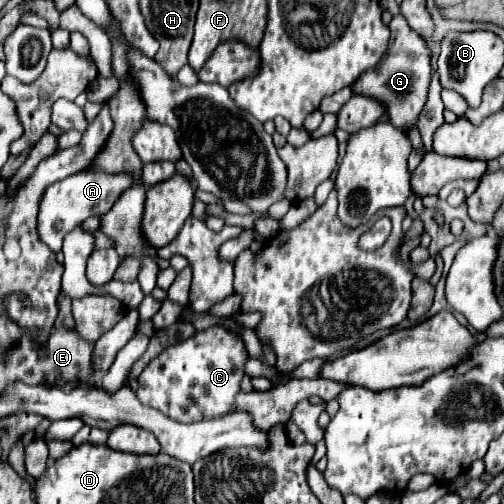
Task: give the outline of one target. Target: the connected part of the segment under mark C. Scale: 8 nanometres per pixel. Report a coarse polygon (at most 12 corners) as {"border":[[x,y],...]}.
{"border":[[223,325],[151,359],[137,397],[181,423],[235,413],[247,353]]}

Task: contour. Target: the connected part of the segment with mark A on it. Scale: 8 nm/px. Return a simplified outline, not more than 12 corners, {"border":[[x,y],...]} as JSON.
{"border":[[81,171],[49,185],[37,233],[57,253],[87,217],[131,187],[129,175]]}

